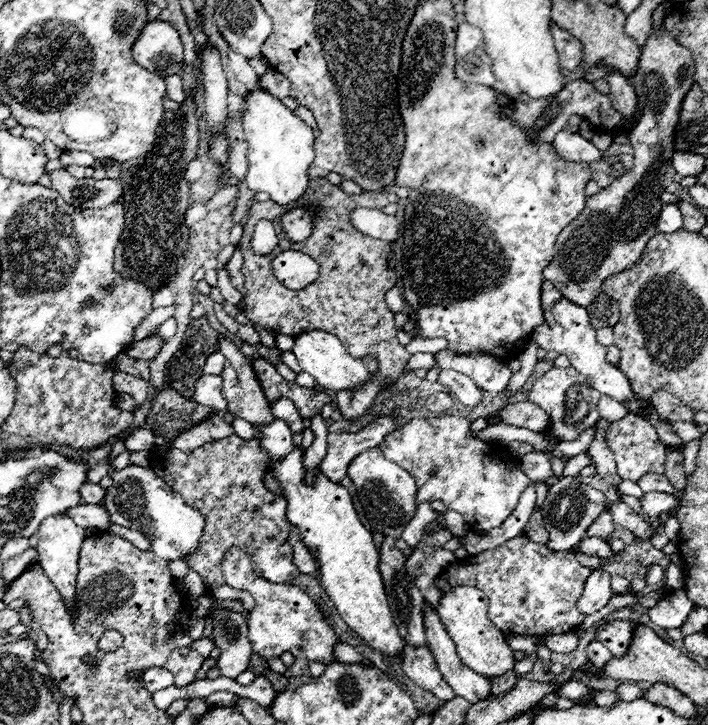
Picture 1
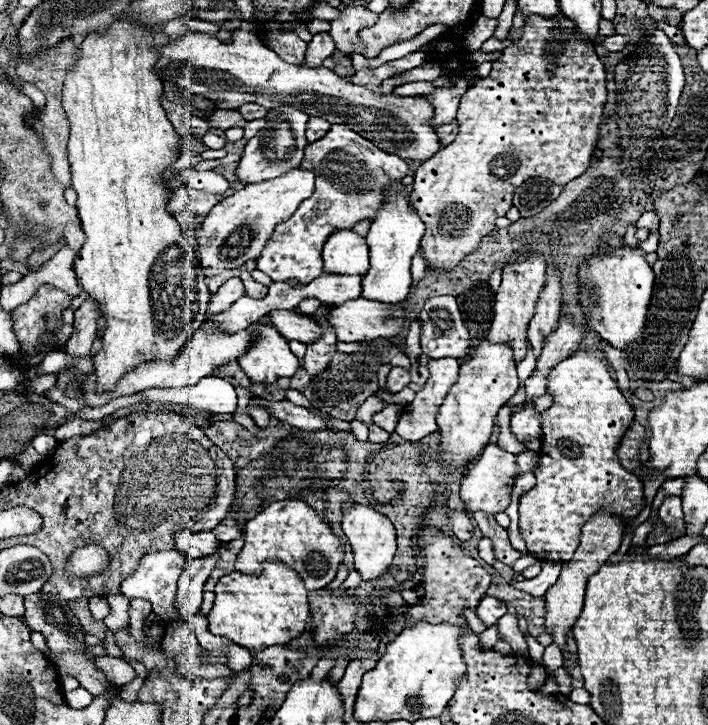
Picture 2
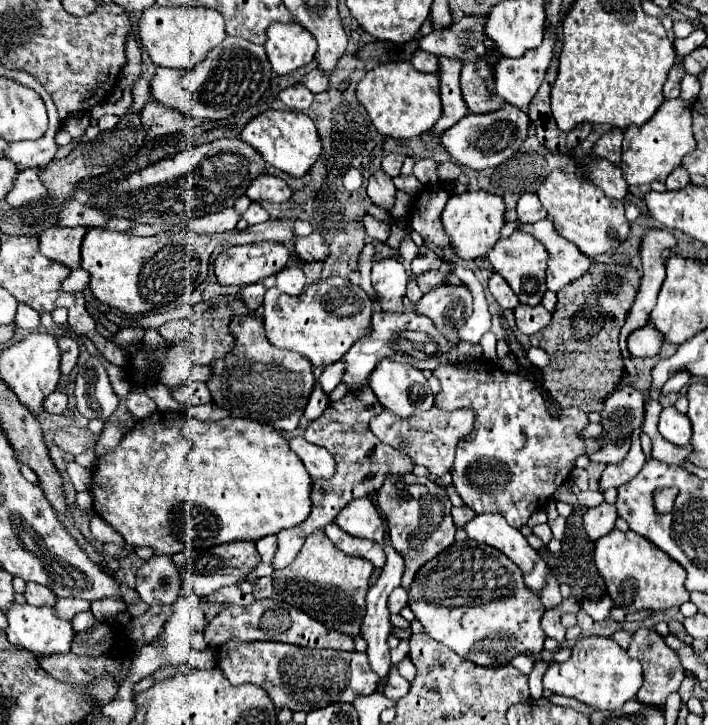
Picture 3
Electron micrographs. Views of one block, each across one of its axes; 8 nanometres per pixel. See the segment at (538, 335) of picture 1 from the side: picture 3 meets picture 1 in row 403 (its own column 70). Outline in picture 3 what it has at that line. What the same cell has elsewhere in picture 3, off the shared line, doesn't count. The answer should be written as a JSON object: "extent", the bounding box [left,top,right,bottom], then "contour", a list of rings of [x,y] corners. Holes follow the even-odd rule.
{"extent":[6,602,74,656],"contour":[[[12,602],[12,606],[6,610],[6,618],[8,618],[6,636],[12,644],[16,644],[16,646],[20,646],[20,648],[24,648],[36,656],[70,652],[70,644],[74,638],[72,622],[60,618],[56,614],[54,606],[30,606],[30,604]]]}

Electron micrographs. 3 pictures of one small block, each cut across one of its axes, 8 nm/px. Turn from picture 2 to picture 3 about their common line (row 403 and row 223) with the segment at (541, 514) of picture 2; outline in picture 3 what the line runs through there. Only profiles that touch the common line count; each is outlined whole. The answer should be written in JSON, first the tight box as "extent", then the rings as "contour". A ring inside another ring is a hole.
{"extent":[538,170,628,258],"contour":[[[552,170],[538,190],[542,206],[548,210],[548,220],[554,228],[572,244],[580,248],[588,258],[618,248],[628,236],[628,220],[624,218],[624,202],[610,200],[600,188],[594,188],[588,180],[576,172]]]}

